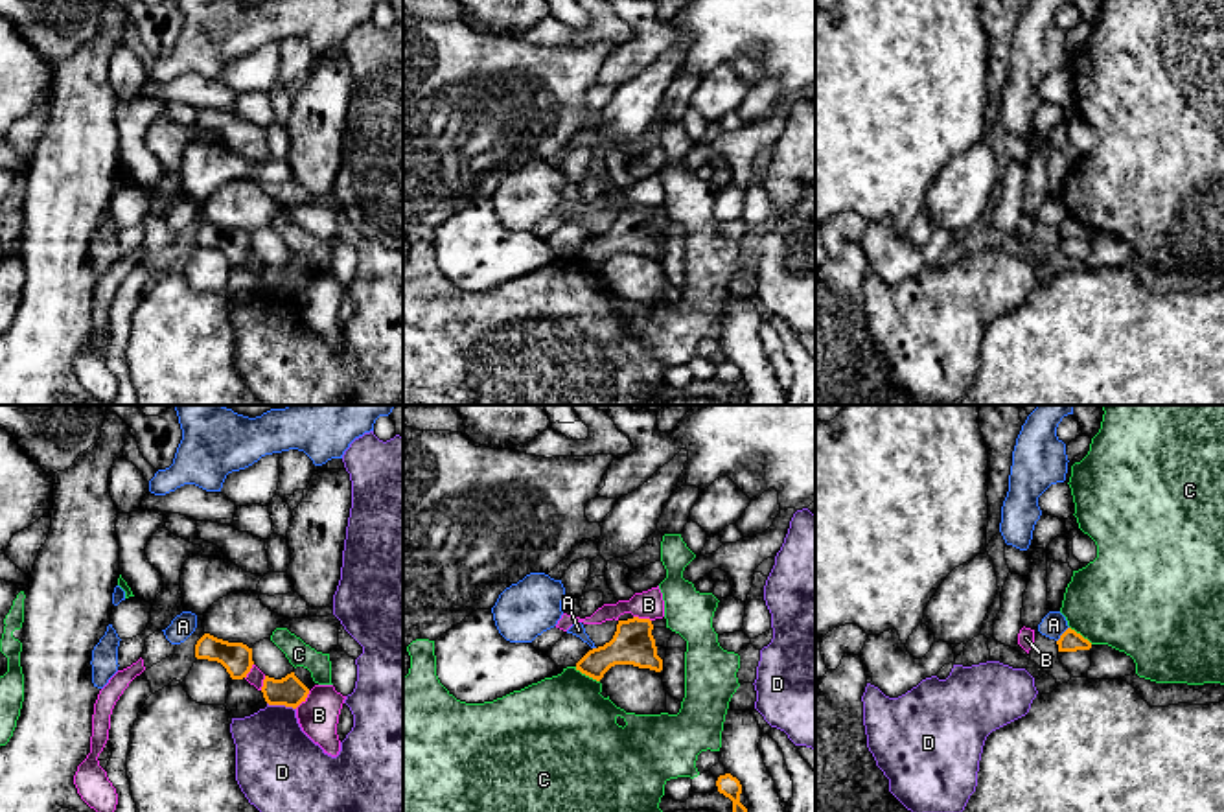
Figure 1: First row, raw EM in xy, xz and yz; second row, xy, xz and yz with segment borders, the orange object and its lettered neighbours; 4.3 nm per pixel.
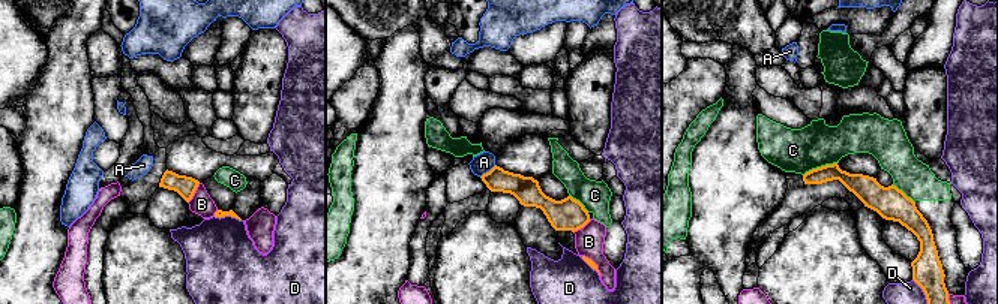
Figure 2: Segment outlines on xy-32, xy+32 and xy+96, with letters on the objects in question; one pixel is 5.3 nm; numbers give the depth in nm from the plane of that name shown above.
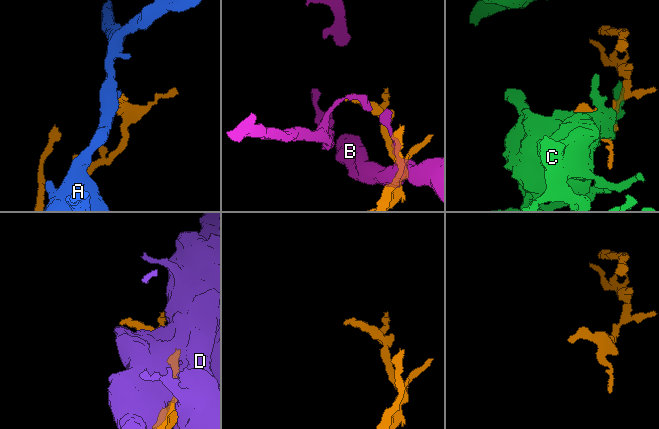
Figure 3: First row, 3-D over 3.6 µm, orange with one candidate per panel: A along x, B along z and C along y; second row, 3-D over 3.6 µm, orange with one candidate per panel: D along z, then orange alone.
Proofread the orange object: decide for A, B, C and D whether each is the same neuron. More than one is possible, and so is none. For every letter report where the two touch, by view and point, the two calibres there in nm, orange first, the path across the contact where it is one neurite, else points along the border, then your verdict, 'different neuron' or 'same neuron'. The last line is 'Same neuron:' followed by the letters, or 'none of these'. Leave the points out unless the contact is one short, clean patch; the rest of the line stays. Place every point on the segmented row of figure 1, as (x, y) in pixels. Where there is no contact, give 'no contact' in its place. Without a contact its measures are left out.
A: meets orange in yz at (1062, 634); 100 nm thick on the orange side, 110 nm on the other; border along yz (1068, 626), (1057, 641); different neuron
B: meets orange in xy at (302, 700); 140 nm thick on the orange side, 180 nm on the other; different neuron
C: meets orange in xz at (588, 674); 180 nm thick on the orange side, 440 nm on the other; different neuron
D: meets orange in xy at (282, 704); 140 nm thick on the orange side, 360 nm on the other; different neuron
Same neuron: none of these

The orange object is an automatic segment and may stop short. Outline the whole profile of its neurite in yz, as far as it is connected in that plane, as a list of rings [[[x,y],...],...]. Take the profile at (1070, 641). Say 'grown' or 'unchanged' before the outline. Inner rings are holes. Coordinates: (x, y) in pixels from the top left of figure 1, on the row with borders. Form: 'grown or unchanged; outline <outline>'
unchanged; outline [[[1068,628],[1060,635],[1057,644],[1058,644],[1058,652],[1077,652],[1077,650],[1090,650],[1091,648],[1091,643],[1071,628]]]

